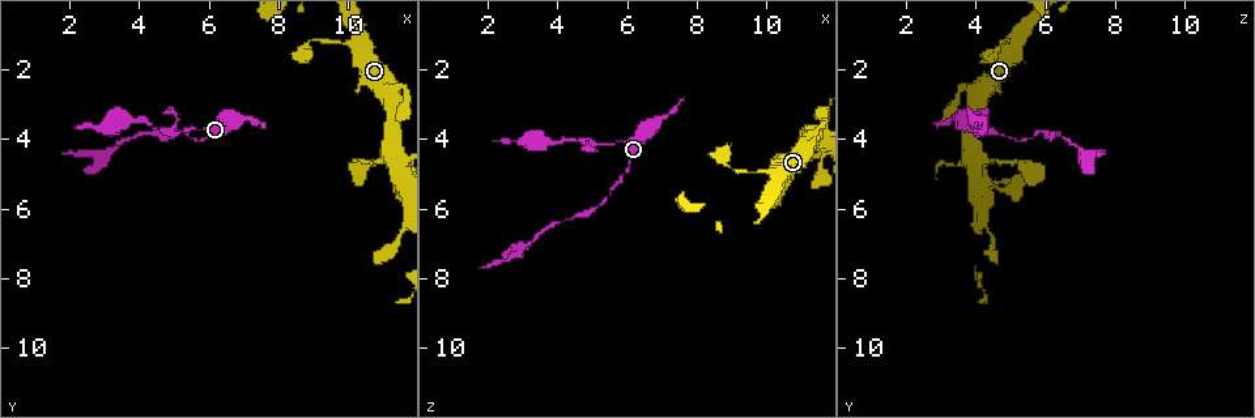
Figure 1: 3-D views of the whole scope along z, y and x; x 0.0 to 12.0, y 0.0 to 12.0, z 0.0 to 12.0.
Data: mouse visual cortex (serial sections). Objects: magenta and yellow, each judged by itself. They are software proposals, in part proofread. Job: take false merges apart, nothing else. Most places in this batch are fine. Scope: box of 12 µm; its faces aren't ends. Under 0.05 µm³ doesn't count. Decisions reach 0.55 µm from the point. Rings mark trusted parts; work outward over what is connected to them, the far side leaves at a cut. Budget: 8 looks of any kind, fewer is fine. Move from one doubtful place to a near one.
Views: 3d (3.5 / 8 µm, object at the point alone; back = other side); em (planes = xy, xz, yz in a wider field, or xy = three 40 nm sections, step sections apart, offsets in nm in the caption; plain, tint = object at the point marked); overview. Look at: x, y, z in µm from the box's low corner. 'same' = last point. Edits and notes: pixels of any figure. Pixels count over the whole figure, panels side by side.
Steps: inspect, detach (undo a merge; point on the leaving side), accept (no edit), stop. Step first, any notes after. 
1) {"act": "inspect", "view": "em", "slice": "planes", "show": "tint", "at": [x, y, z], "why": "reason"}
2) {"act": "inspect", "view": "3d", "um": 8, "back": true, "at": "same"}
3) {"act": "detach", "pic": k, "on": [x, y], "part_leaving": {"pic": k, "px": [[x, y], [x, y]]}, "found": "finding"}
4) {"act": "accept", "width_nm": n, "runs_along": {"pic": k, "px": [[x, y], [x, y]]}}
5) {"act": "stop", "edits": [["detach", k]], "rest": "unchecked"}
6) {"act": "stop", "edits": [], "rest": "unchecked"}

{"act": "inspect", "view": "3d", "um": 3.5, "at": [5.2, 3.8, 4.2]}

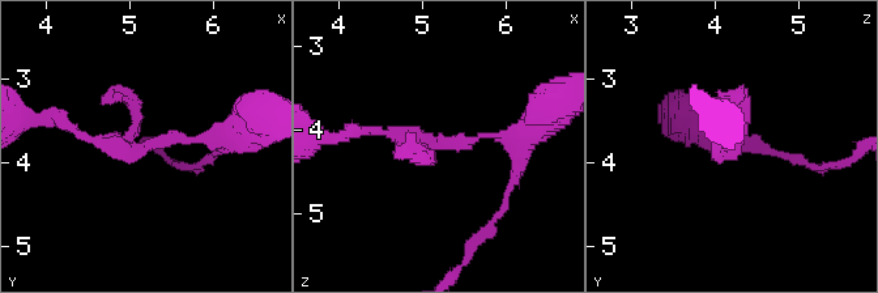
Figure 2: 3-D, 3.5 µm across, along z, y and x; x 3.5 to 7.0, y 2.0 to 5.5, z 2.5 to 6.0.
{"act": "inspect", "view": "em", "slice": "xy", "step": 1, "show": "tint", "at": [5.15, 3.85, 4.20], "why": "shape alone is not enough"}

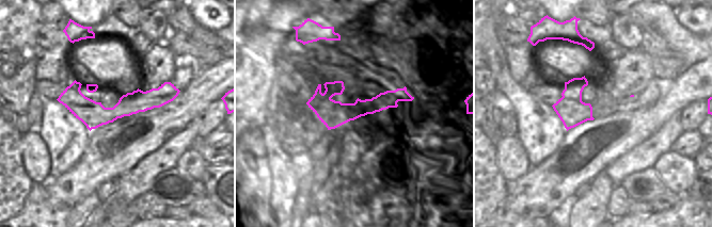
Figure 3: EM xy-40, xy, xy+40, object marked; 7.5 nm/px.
{"act": "inspect", "view": "em", "slice": "xy", "step": 3, "show": "tint", "at": "same"}

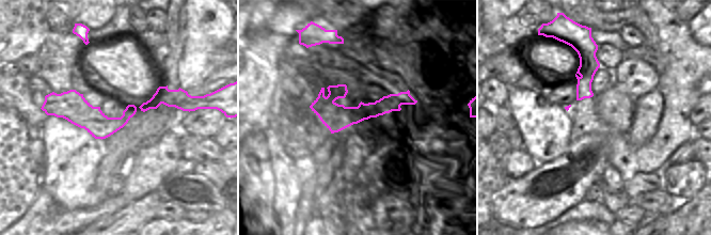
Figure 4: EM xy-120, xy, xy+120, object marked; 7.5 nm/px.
{"act": "detach", "pic": 2, "on": [135, 132], "width_nm": 220, "part_leaving": {"pic": 2, "px": [[183, 139], [127, 152], [67, 127]]}, "found": "a second cell is stuck on"}

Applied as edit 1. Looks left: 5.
{"act": "inspect", "view": "3d", "um": 3.5, "at": [3.4, 4.3, 7.0], "why": "sudden change in width"}

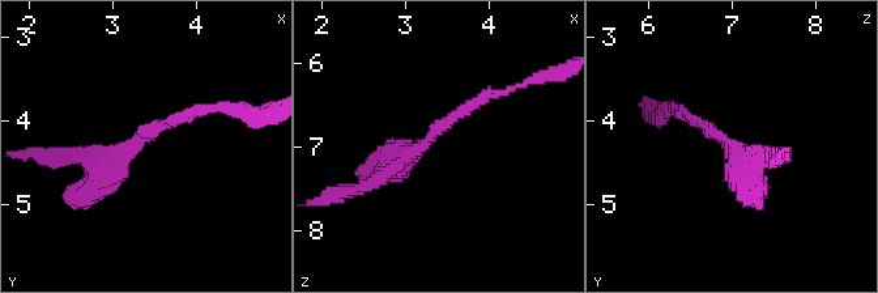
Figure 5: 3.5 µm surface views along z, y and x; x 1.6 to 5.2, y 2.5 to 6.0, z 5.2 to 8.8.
{"act": "inspect", "view": "em", "slice": "planes", "show": "tint", "at": [3.30, 4.25, 6.90], "arm_widths_nm": [150, 300], "why": "shape alone is not enough"}

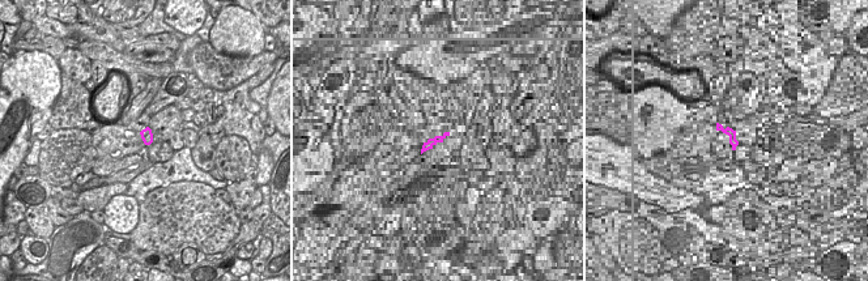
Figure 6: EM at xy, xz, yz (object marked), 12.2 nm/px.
{"act": "accept", "width_nm": 140, "runs_along": {"pic": 5, "px": [[493, 94], [457, 114], [369, 185]]}, "found": "one cell here"}

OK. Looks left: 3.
{"act": "inspect", "view": "3d", "um": 3.5, "back": true, "at": [11.3, 2.7, 3.8], "why": "arms part here"}

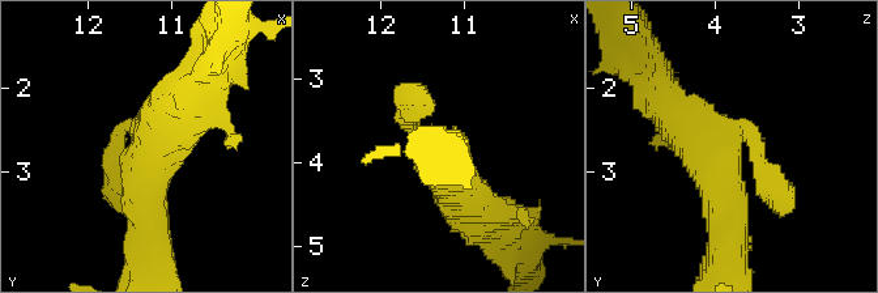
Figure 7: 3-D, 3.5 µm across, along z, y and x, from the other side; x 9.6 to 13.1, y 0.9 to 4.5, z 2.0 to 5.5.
{"act": "inspect", "view": "em", "slice": "xy", "step": 2, "show": "tint", "at": [11.30, 2.65, 3.90], "why": "need the tissue"}

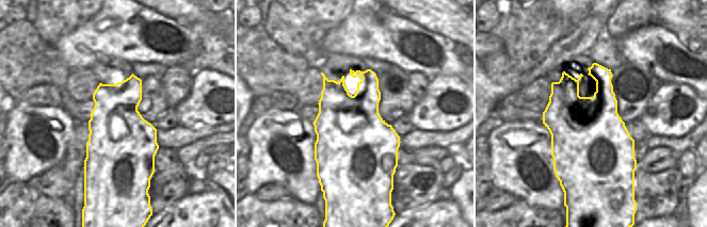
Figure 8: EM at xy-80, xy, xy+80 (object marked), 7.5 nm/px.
{"act": "accept", "runs_along": {"pic": 7, "px": [[659, 98], [716, 172], [727, 247]]}, "found": "continuous, no second cell"}

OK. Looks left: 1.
{"act": "inspect", "view": "3d", "um": 3.5, "at": [11.1, 4.5, 4.2], "why": "four-way junction"}

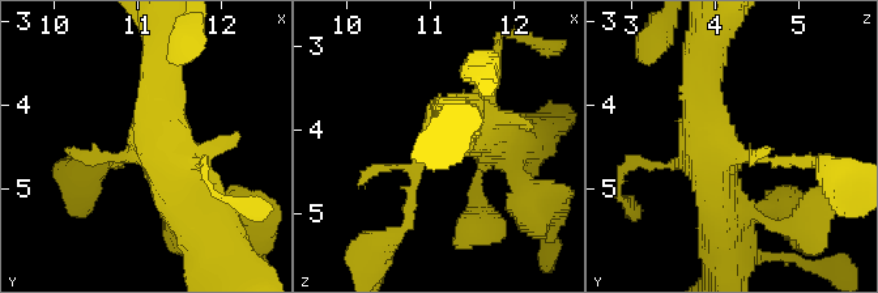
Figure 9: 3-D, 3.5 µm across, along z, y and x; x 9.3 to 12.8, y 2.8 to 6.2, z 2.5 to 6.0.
{"act": "accept", "runs_along": {"pic": 9, "px": [[158, 64], [158, 145], [211, 225]]}, "found": "one cell here"}

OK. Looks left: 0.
{"act": "stop", "edits": [["detach", 2]], "rest": "unchecked"}

